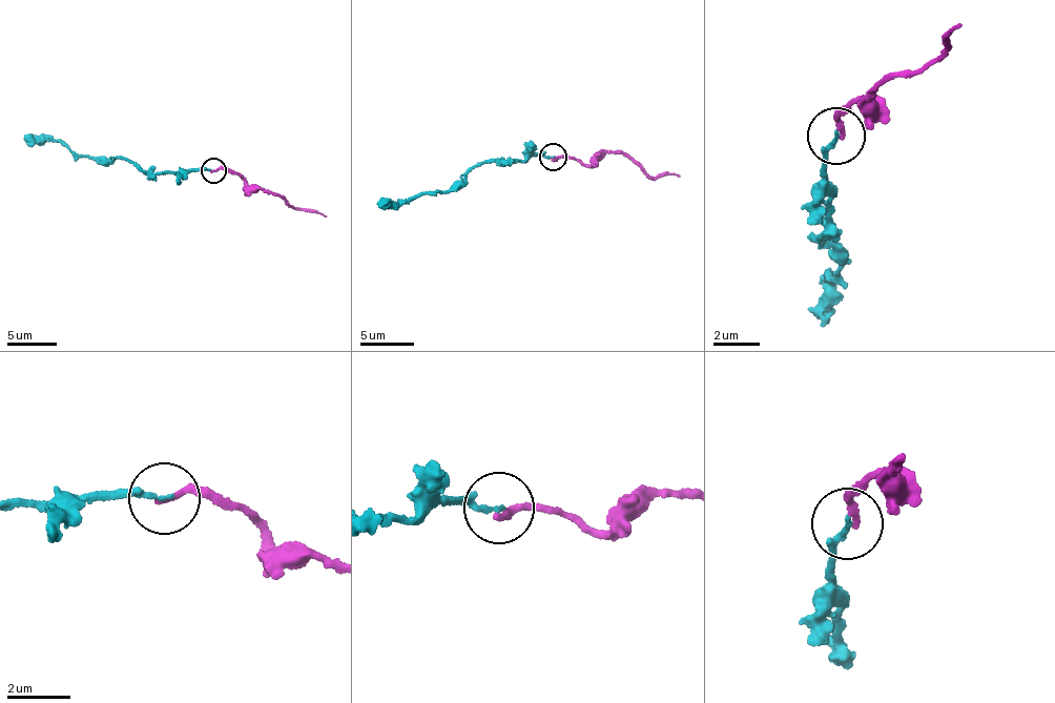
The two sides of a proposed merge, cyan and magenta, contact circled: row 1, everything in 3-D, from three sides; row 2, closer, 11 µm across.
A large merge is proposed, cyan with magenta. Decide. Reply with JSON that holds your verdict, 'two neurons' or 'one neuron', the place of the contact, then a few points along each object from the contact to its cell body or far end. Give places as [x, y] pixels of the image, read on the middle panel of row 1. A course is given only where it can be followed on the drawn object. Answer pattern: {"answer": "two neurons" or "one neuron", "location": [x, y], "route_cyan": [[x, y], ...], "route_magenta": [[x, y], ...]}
{"answer": "one neuron", "location": [553, 157], "route_cyan": [[553, 158], [536, 152], [523, 160], [491, 158], [443, 191], [429, 190], [410, 202], [388, 201], [378, 207]], "route_magenta": [[553, 158], [574, 158], [584, 164], [605, 153], [621, 152], [631, 156], [645, 173], [680, 177]]}

